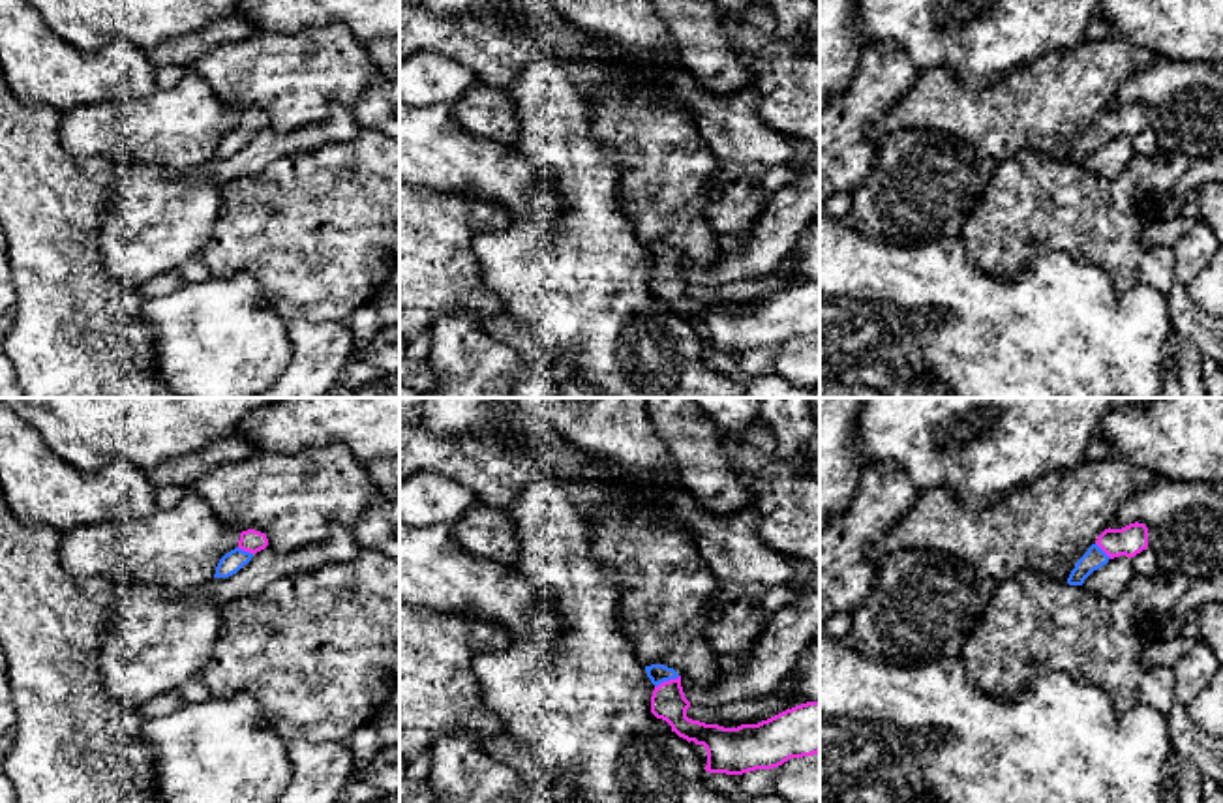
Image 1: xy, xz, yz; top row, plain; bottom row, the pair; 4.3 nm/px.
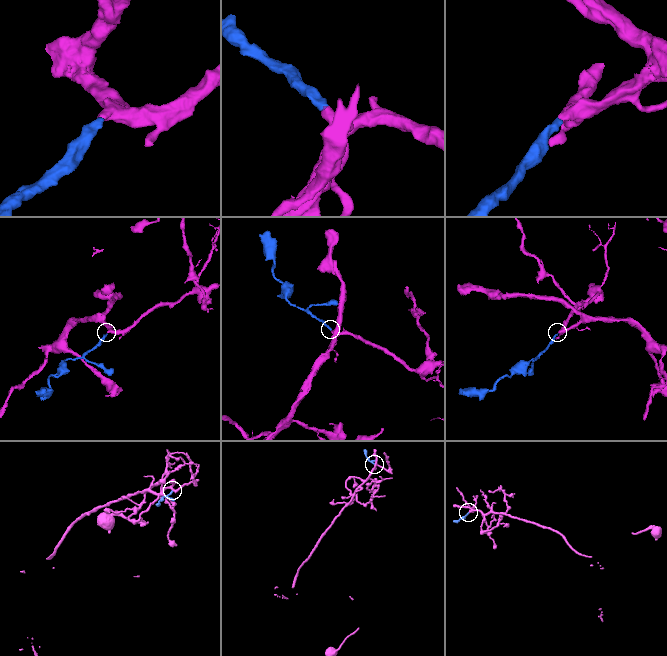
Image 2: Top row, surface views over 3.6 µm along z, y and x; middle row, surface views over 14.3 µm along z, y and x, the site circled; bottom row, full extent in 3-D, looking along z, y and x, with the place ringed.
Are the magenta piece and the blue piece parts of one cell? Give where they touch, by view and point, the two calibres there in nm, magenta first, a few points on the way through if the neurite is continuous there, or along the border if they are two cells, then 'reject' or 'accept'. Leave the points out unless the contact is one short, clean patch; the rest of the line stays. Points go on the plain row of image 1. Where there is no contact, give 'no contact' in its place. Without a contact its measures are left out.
contact xz (666, 261); calibres 150 and 80 nm; way xz (668, 282), (666, 261), (655, 252); accept

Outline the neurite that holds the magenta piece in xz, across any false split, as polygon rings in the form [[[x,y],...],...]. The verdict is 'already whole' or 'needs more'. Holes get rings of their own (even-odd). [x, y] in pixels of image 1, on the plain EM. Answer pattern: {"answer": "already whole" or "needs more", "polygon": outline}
{"answer": "needs more", "polygon": [[[651,244],[645,251],[655,265],[651,293],[666,300],[679,317],[705,326],[703,349],[709,353],[743,355],[820,332],[820,281],[795,285],[758,304],[724,308],[687,296],[690,281],[673,248]]]}

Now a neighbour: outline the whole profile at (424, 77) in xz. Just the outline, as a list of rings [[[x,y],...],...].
[[[437,53],[400,60],[400,99],[411,105],[454,103],[475,83],[469,68]]]

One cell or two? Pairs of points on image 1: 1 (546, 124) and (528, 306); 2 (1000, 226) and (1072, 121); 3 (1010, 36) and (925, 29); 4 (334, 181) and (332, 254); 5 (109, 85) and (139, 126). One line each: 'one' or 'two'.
1: one
2: two
3: one
4: one
5: two

